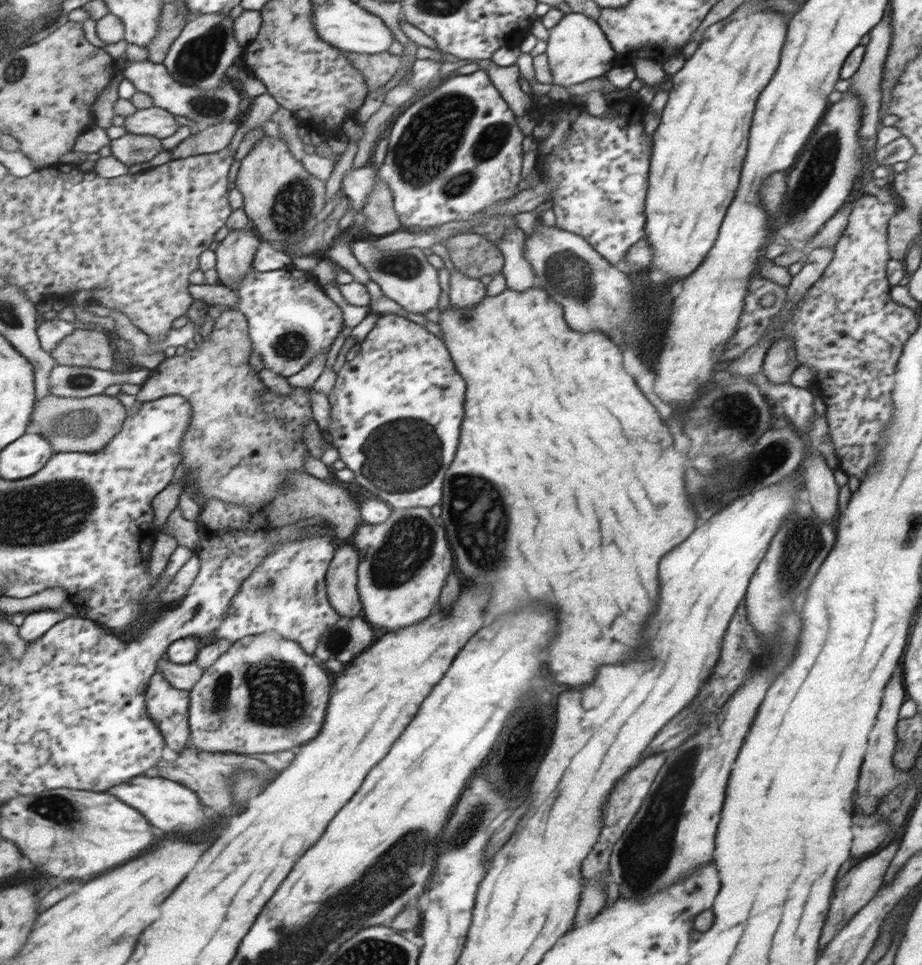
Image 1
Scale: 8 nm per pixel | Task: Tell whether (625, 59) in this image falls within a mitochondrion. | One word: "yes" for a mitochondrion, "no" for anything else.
no

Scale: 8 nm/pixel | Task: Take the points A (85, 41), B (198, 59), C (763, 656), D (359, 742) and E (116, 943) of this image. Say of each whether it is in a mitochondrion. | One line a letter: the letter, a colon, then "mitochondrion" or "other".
A: other
B: mitochondrion
C: mitochondrion
D: other
E: mitochondrion

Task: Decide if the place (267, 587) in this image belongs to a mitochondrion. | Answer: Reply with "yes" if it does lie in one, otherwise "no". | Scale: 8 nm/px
yes

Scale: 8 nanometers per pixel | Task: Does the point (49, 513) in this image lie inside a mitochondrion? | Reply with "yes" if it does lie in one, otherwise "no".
yes

